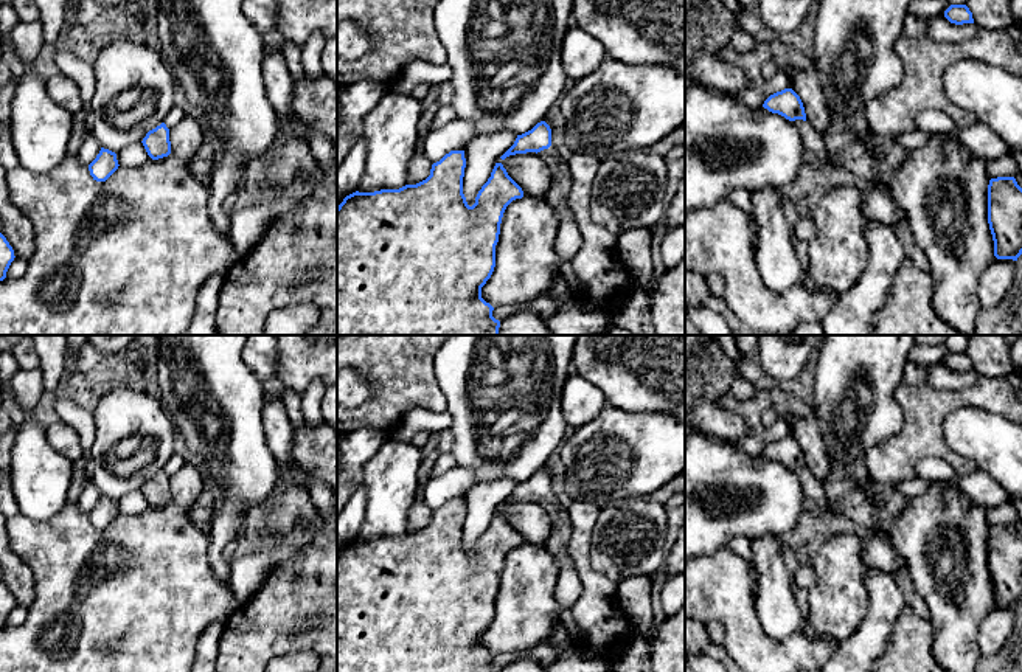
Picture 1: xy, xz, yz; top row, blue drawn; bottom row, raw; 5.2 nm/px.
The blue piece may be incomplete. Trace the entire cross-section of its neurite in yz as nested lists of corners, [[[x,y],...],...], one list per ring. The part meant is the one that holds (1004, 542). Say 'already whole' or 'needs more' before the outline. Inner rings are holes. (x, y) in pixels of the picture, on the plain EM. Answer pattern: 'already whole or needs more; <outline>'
already whole; [[[1014,525],[989,528],[988,571],[994,604],[1017,608],[1022,602],[1022,535]]]

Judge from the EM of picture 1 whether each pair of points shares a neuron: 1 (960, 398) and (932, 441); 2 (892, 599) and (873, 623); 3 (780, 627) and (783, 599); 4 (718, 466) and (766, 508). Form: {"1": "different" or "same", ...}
{"1": "same", "2": "same", "3": "same", "4": "same"}

